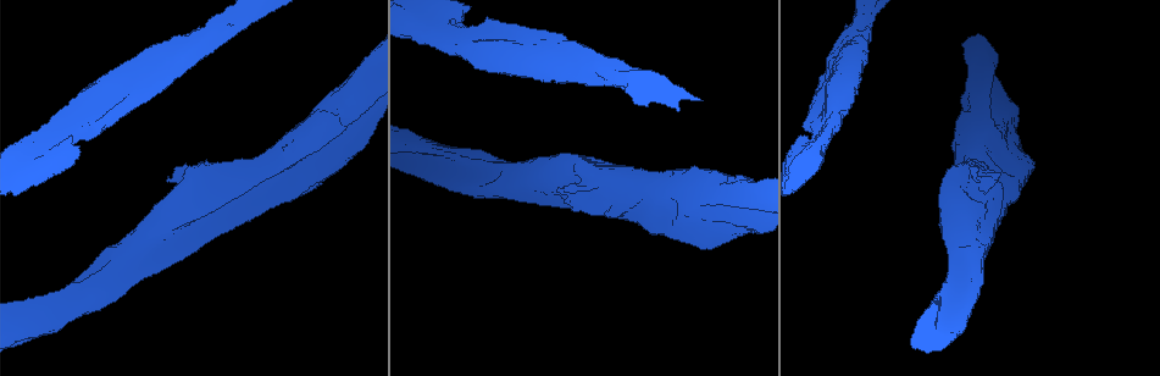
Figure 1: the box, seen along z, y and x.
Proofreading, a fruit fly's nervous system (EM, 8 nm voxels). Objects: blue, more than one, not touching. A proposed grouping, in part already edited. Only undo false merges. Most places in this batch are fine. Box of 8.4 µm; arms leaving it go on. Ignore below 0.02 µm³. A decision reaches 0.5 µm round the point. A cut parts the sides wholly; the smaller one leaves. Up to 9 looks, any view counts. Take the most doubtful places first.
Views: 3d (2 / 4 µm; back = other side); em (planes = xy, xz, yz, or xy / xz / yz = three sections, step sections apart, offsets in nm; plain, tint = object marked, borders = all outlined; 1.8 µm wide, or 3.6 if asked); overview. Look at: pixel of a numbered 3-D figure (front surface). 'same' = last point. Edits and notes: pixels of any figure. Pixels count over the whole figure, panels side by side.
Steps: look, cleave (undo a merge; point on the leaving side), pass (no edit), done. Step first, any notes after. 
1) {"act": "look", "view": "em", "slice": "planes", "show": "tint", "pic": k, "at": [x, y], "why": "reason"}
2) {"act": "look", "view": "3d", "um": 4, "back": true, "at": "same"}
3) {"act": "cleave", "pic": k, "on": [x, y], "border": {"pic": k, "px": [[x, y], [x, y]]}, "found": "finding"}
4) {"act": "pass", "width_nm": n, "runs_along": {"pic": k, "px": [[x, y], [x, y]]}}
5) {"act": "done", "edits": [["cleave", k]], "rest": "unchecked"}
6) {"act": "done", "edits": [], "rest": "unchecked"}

{"act": "look", "view": "3d", "um": 2, "pic": 1, "at": [208, 34]}

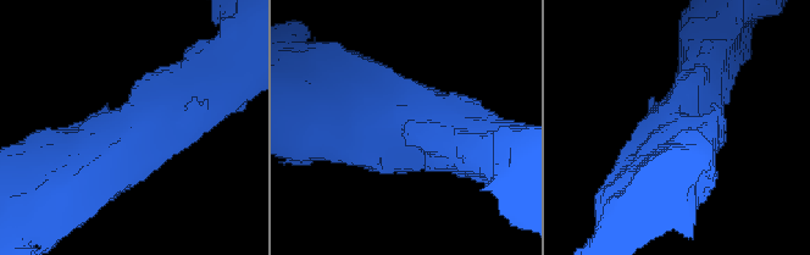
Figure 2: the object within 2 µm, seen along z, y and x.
{"act": "look", "view": "em", "slice": "xy", "step": 4, "show": "tint", "pic": 2, "at": [410, 120], "arms": 3, "arm_widths_nm": [320, 360, 380], "why": "shape alone is not enough"}

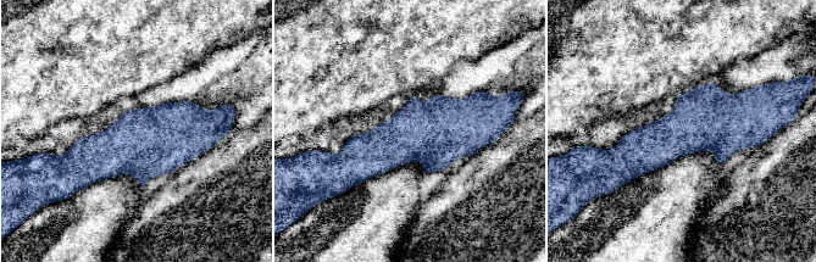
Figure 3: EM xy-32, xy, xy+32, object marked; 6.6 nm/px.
{"act": "look", "view": "em", "slice": "planes", "show": "tint", "at": "same", "why": "another direction"}

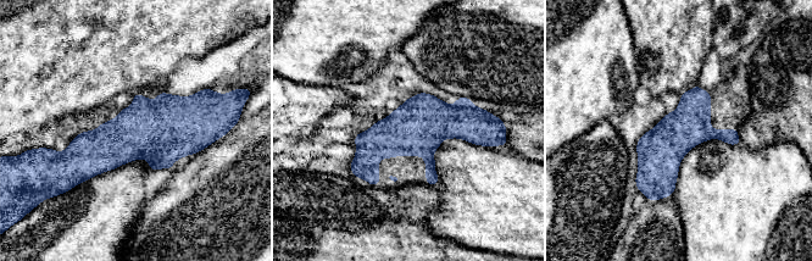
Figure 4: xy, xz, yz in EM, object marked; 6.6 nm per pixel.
{"act": "pass", "found": "one cell here"}

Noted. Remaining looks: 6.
{"act": "look", "view": "3d", "um": 4, "back": true, "pic": 1, "at": [330, 120], "why": "touches itself"}

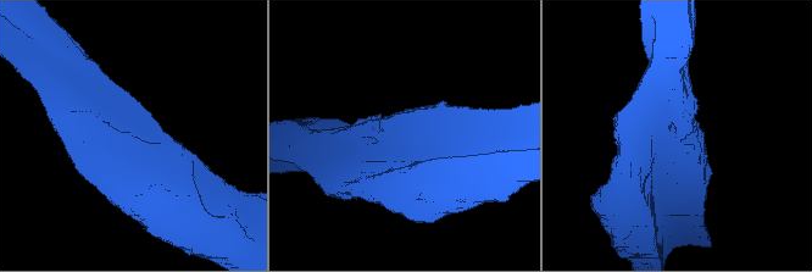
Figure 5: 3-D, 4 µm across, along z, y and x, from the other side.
{"act": "look", "view": "em", "um": 3.6, "slice": "planes", "show": "tint", "pic": 5, "at": [673, 136], "arms": 3, "arm_widths_nm": [420, 550, 600], "why": "shape alone is not enough"}

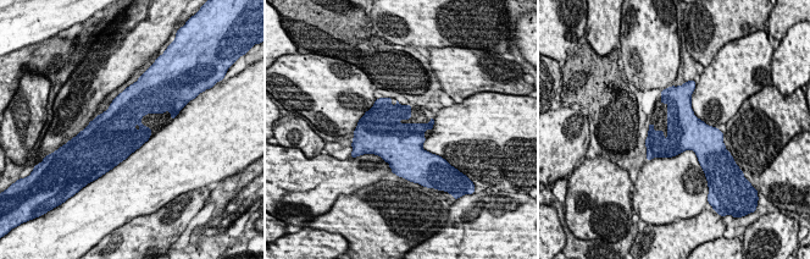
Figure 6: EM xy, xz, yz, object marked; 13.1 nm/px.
{"act": "pass", "found": "one cell here"}

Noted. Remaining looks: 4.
{"act": "look", "view": "em", "slice": "planes", "show": "tint", "pic": 1, "at": [430, 31], "why": "side arm on a straight run"}

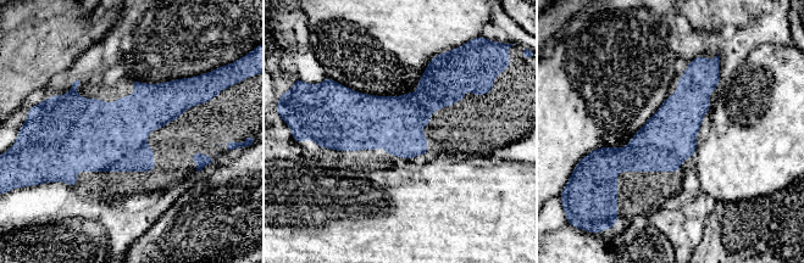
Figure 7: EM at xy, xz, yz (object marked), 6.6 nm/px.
{"act": "pass", "found": "all the same cell"}

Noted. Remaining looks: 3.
{"act": "look", "view": "em", "slice": "yz", "step": 16, "show": "tint", "pic": 1, "at": [930, 327], "why": "abrupt turn"}

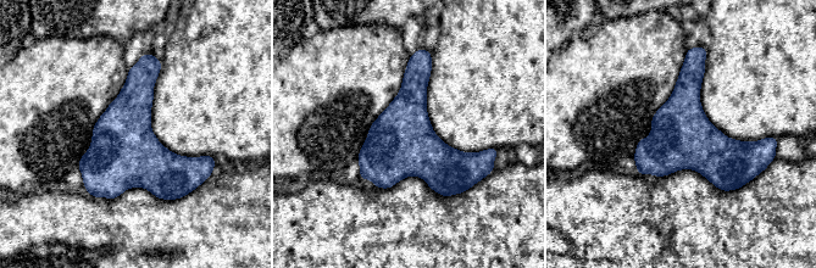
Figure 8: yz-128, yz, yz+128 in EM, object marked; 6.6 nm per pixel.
{"act": "pass", "found": "all the same cell"}

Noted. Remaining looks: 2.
{"act": "done", "edits": [], "rest": "unchecked"}

